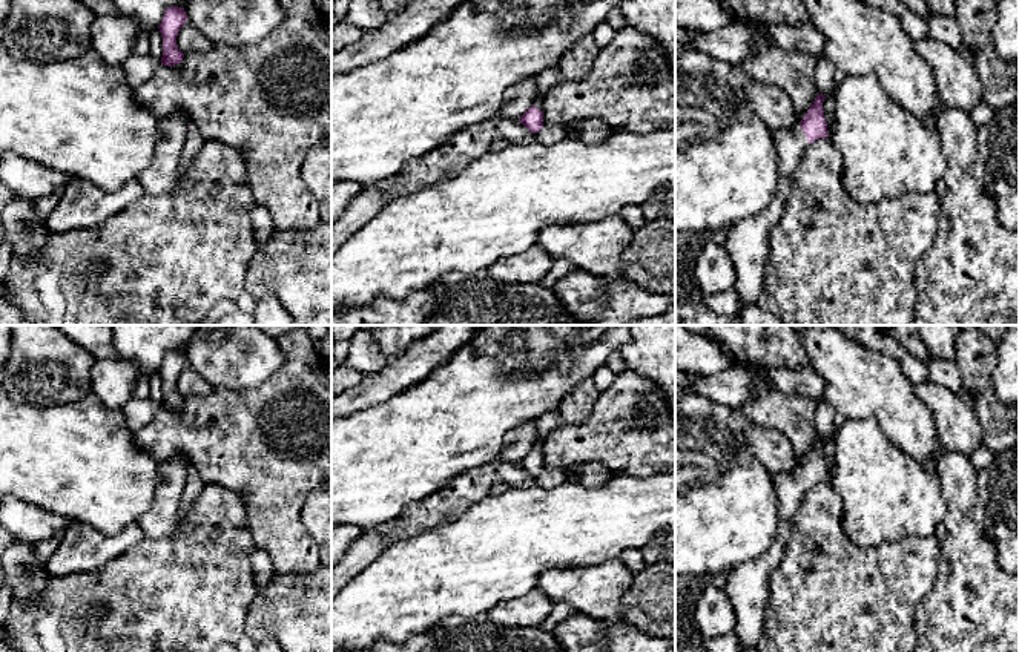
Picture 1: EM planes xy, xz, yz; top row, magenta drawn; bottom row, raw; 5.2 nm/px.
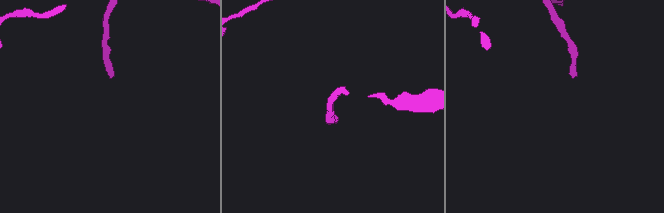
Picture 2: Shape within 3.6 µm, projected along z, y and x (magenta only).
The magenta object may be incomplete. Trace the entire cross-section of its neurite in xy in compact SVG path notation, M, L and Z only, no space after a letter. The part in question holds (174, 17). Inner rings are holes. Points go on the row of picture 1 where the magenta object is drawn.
M170 6L166 9L163 20L158 26L163 37L163 57L161 64L175 66L184 58L184 54L176 46L180 28L187 21L184 8Z

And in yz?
M818 94L813 104L792 130L772 130L780 156L780 183L773 201L760 213L740 221L720 238L737 268L737 293L741 308L757 304L763 291L769 256L769 233L778 224L790 195L792 173L807 144L827 138L823 110L824 95Z

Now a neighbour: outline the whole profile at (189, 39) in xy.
M186 21L176 37L178 49L186 52L204 52L213 46L213 43L203 35L196 28Z

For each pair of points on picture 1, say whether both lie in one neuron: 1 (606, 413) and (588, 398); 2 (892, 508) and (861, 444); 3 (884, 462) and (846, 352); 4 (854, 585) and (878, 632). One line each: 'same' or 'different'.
1: different
2: same
3: different
4: same

